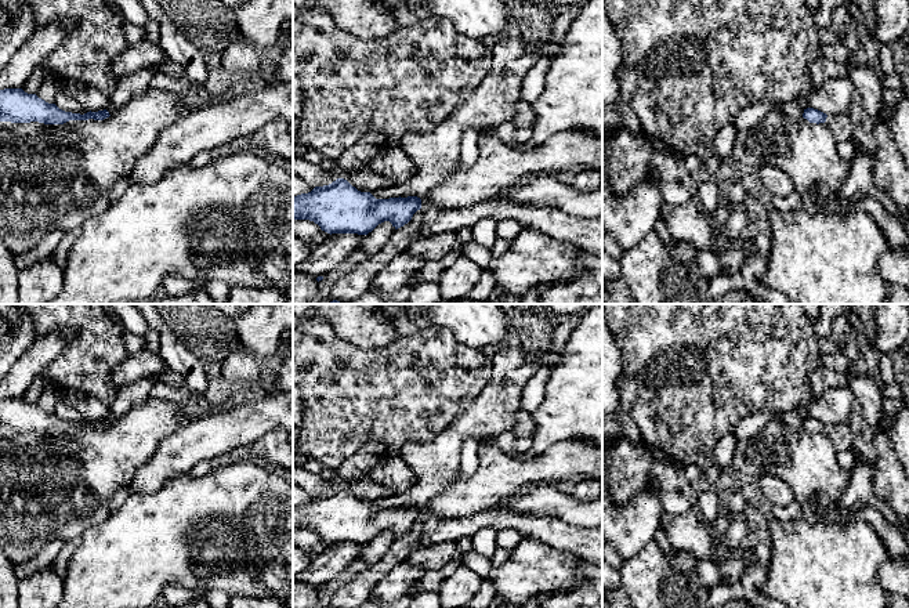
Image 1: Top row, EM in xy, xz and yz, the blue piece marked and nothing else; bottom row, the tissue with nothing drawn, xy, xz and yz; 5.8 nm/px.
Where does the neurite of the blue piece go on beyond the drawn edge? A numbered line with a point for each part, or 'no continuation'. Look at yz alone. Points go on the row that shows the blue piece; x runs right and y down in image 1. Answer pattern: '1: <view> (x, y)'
1: yz (840, 125)

